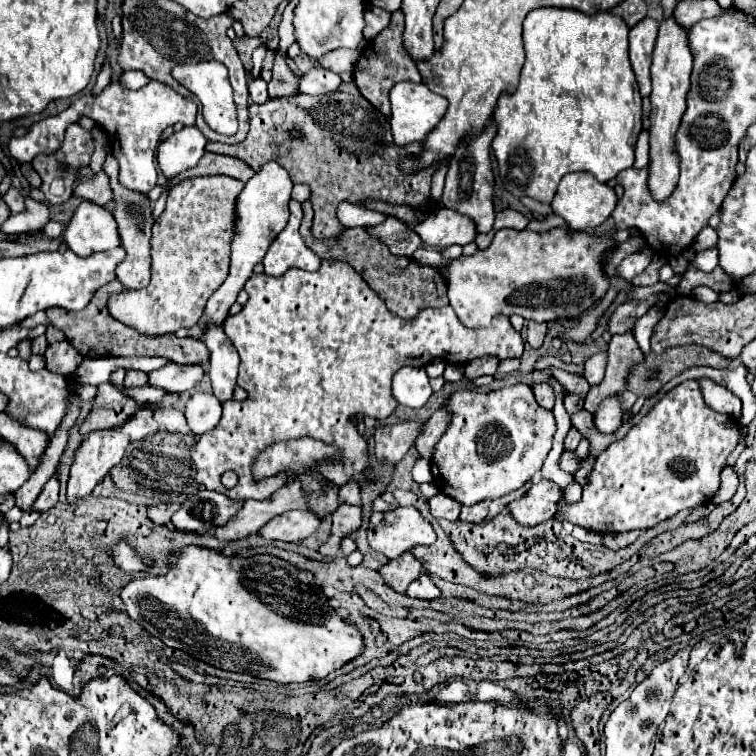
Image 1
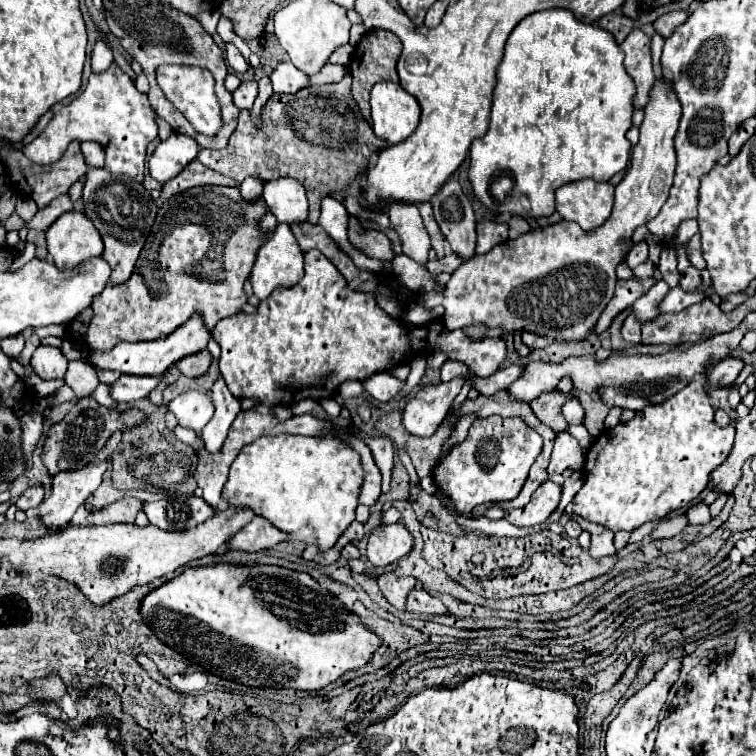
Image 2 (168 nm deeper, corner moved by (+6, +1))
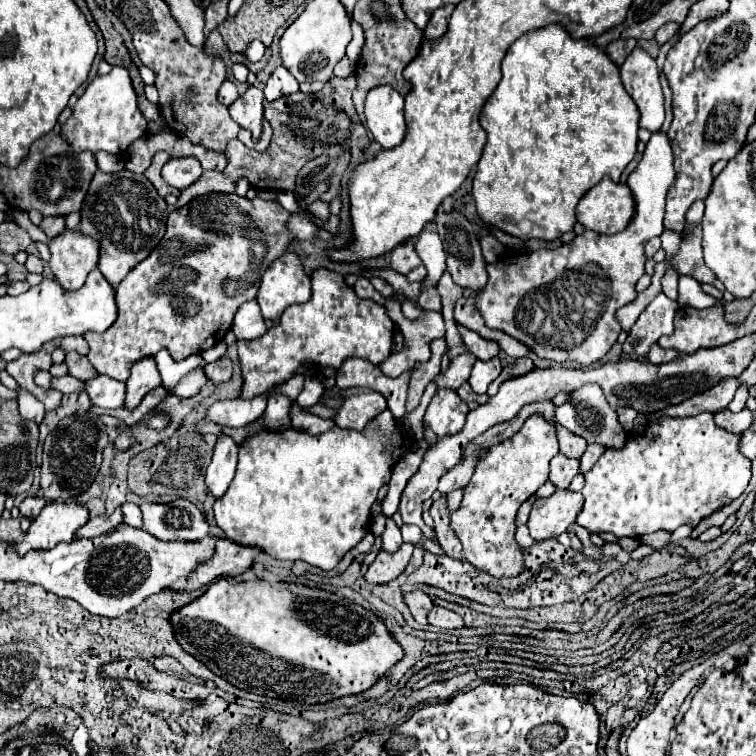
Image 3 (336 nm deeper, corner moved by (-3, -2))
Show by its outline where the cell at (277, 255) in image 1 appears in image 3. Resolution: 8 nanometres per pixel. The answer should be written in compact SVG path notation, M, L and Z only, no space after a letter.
M284 253L264 273L258 289L258 305L264 319L278 319L286 307L310 299L310 277L296 253Z

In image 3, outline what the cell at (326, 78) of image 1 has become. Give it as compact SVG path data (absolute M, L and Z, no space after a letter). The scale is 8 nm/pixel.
M284 67L274 69L274 73L270 75L270 79L266 81L264 87L264 99L266 101L274 101L278 97L284 95L292 95L298 91L298 81L292 79L292 75L288 75L288 71L284 71Z

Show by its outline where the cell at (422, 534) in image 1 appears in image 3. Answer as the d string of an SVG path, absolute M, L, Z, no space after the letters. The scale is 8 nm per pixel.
M404 543L394 555L390 555L386 551L380 551L376 561L368 567L364 579L368 583L374 583L374 585L382 585L382 583L394 581L406 569L406 565L410 563L412 551L414 551L414 547L408 545L408 543Z

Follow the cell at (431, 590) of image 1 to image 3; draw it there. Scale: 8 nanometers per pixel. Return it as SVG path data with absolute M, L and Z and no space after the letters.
M434 605L432 611L428 613L428 623L438 629L444 629L444 631L464 627L464 619L460 615L456 615L454 611L448 611L444 607L438 607L438 605Z

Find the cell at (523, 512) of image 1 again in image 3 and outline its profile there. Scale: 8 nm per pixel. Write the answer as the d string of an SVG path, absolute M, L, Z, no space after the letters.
M570 489L556 491L548 499L536 499L528 519L530 537L542 541L562 535L576 521L578 513L582 511L582 505L584 505L582 493L574 493Z

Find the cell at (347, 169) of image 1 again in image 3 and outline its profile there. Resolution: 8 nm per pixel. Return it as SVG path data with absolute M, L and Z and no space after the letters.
M332 77L322 91L318 93L292 93L286 97L280 97L272 103L264 101L264 119L272 125L272 141L270 147L262 153L248 149L242 141L232 139L226 145L228 155L228 167L224 169L224 175L228 175L232 181L246 177L250 185L256 191L292 191L296 173L300 167L318 157L338 157L340 153L358 147L364 149L370 145L364 125L358 119L356 109L352 107L352 91L356 89L356 79L340 79Z

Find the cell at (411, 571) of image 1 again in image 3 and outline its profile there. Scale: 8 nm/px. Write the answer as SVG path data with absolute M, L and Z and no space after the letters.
M410 591L410 593L404 593L404 601L406 601L406 605L410 607L410 611L412 611L412 617L416 619L416 623L420 623L420 625L426 625L428 623L428 611L432 609L432 601L430 601L430 597L426 595L426 593L422 593L422 591Z

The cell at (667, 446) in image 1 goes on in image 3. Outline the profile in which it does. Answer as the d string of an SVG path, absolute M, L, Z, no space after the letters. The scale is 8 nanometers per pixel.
M700 413L684 419L664 417L660 423L648 423L644 435L630 435L624 449L604 451L594 467L584 473L584 479L584 509L576 523L590 533L614 533L618 539L638 539L660 529L674 531L680 525L696 527L702 519L740 497L750 481L750 459L738 451L736 435L714 425L712 413Z

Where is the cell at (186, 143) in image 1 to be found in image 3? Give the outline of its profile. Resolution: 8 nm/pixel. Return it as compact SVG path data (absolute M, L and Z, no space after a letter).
M170 159L162 167L164 181L180 191L190 187L200 175L202 175L202 167L200 163L196 163L196 159Z

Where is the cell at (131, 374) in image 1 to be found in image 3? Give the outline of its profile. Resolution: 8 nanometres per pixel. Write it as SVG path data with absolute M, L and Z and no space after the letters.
M68 353L66 359L64 359L64 363L68 365L68 373L72 377L76 377L76 379L86 381L86 379L92 379L92 375L98 375L96 369L90 365L90 361L86 357L82 357L82 355Z

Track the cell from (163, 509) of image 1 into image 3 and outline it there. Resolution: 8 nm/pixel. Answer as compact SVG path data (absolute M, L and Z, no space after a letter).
M116 509L112 515L100 515L100 517L90 519L84 527L80 527L80 529L76 531L76 537L78 537L78 539L82 539L82 537L86 537L86 539L98 537L98 535L102 535L102 533L112 531L112 529L118 527L120 523L122 523L122 511Z

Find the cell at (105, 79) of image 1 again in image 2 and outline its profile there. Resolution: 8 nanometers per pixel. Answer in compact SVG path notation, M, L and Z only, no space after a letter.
M97 30L99 38L97 38L97 44L93 48L93 54L91 54L91 68L93 72L105 72L111 64L113 64L113 52L109 48L109 44L103 40L103 34L101 30Z

